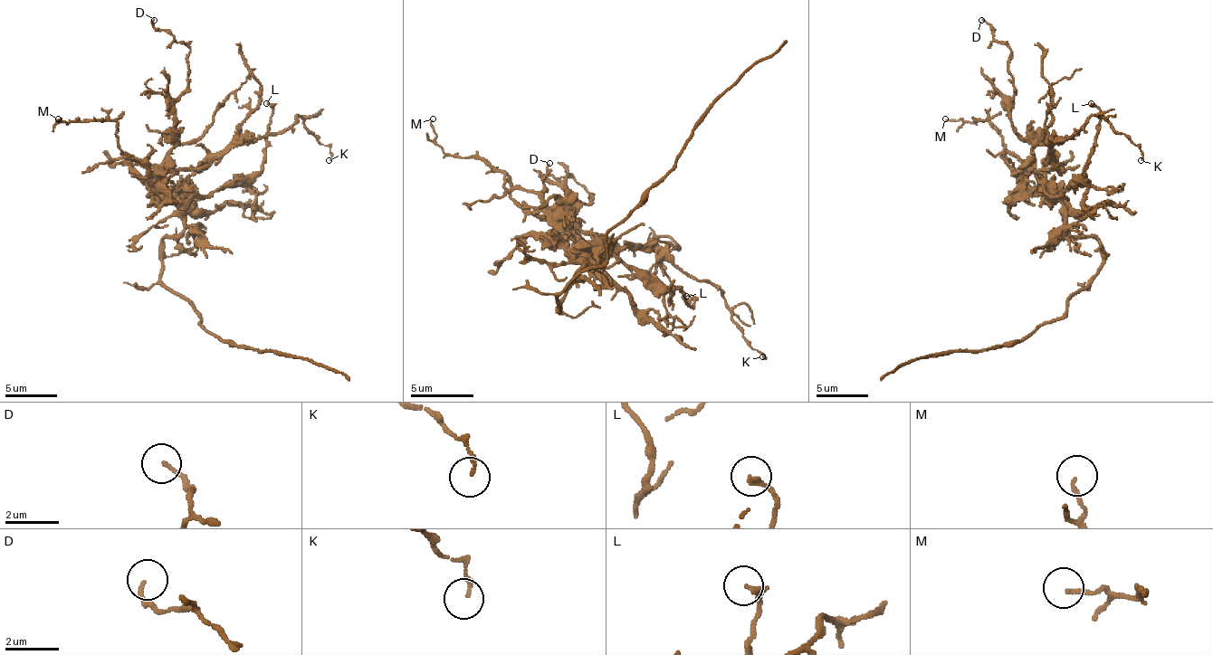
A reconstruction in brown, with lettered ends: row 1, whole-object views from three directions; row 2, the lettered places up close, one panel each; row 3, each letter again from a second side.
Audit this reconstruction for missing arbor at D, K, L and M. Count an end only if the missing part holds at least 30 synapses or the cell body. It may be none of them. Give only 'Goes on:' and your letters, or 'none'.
Goes on: none

